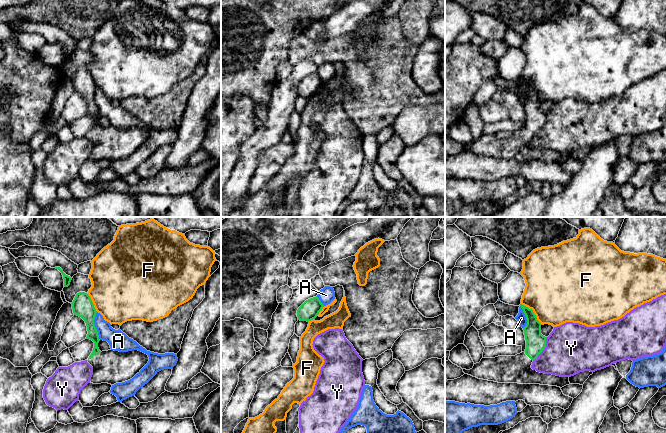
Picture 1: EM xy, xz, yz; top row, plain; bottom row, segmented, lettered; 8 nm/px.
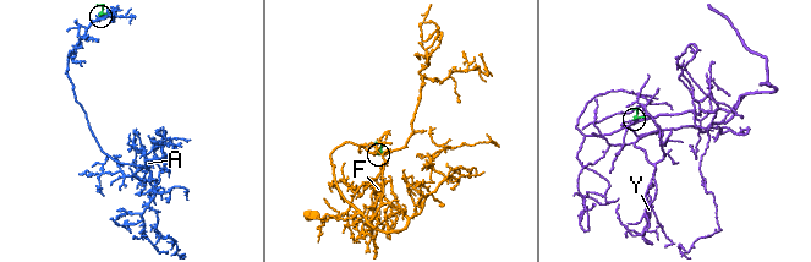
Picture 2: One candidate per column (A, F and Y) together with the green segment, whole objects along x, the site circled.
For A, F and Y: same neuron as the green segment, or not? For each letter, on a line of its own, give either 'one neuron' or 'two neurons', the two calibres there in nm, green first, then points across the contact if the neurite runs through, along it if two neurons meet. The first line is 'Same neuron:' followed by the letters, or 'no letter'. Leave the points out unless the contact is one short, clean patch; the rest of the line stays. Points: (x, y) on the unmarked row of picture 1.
Same neuron: no letter
A: two neurons; 170 nm thick on the green side, 160 nm on the other; border along xy (96, 88), (94, 102), (100, 115)
F: two neurons; 160 nm thick on the green side, 500 nm on the other; border along yz (521, 79), (530, 84), (542, 100)
Y: two neurons; 160 nm thick on the green side, 420 nm on the other; border along yz (546, 113), (545, 124), (533, 136)

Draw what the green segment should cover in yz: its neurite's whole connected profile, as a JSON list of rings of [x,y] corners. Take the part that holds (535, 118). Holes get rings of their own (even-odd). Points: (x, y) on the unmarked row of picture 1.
[[[520,80],[527,95],[523,104],[526,125],[515,132],[498,132],[482,134],[470,146],[463,145],[465,150],[478,155],[498,159],[540,160],[564,163],[569,161],[569,153],[537,148],[531,144],[532,138],[546,123],[546,113],[541,110],[541,99],[532,85]]]

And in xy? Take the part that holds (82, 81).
[[[79,68],[71,80],[74,91],[81,93],[86,99],[88,107],[86,115],[94,118],[93,127],[87,136],[93,143],[91,159],[114,161],[128,157],[148,139],[148,131],[138,126],[101,128],[98,124],[100,115],[94,100],[97,87],[90,72],[85,68]]]

